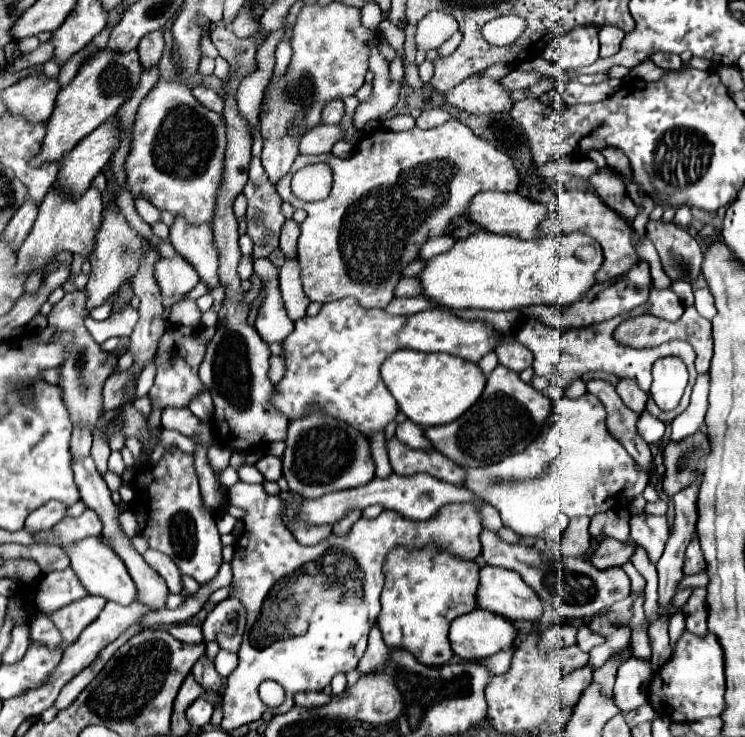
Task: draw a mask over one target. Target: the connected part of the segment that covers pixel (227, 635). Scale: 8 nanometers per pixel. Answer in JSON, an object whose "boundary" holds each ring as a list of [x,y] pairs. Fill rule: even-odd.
{"boundary":[[[235,597],[221,601],[203,623],[205,641],[217,641],[221,649],[239,651],[245,629],[245,607]]]}

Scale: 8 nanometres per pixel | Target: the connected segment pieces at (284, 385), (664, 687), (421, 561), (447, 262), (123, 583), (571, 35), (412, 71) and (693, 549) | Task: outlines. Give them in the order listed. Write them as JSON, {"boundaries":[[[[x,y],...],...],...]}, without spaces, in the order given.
{"boundaries":[[[[343,297],[325,303],[319,315],[303,317],[295,323],[293,333],[283,343],[287,373],[275,385],[273,405],[289,419],[297,419],[307,411],[309,403],[319,403],[327,415],[347,421],[369,437],[385,429],[399,411],[379,375],[383,361],[393,351],[443,351],[477,363],[497,347],[497,335],[499,331],[485,321],[467,321],[443,309],[395,317],[381,309],[363,309],[357,299]]],[[[683,633],[677,641],[675,655],[667,661],[649,683],[649,703],[661,717],[669,721],[699,721],[705,717],[719,717],[725,711],[725,675],[723,651],[711,633],[697,637]]],[[[399,547],[387,555],[383,565],[385,587],[381,591],[381,613],[377,617],[377,627],[383,633],[383,641],[387,647],[405,647],[423,665],[445,665],[453,655],[447,639],[451,619],[477,607],[477,563],[461,561],[441,549]]],[[[477,231],[465,239],[455,241],[455,245],[443,253],[433,257],[431,261],[427,261],[425,269],[417,275],[419,285],[421,285],[421,295],[427,297],[431,303],[447,307],[447,309],[489,309],[489,311],[511,311],[511,309],[523,309],[523,307],[531,307],[531,305],[569,305],[579,301],[587,289],[591,289],[597,281],[595,281],[595,271],[601,267],[603,259],[599,257],[599,243],[595,243],[591,237],[583,235],[583,233],[569,233],[569,235],[557,235],[557,237],[537,237],[531,241],[521,241],[517,237],[509,237],[509,235],[495,235],[495,233],[487,233],[487,231]]],[[[53,537],[53,539],[45,541],[45,543],[61,547],[67,553],[67,557],[71,559],[71,569],[77,573],[79,581],[83,583],[83,587],[91,595],[101,595],[107,601],[115,601],[115,603],[121,603],[121,605],[129,605],[137,597],[135,583],[129,577],[123,561],[119,559],[119,555],[115,551],[109,549],[109,545],[105,545],[101,541],[101,537],[85,537],[81,541],[73,541],[73,543],[67,543],[67,545],[63,545],[57,537]]],[[[577,27],[563,37],[557,37],[541,55],[563,69],[587,67],[599,59],[597,27]]],[[[408,24],[405,29],[405,43],[404,43],[404,70],[405,82],[409,83],[413,89],[419,89],[423,86],[420,79],[418,67],[415,64],[416,46],[415,46],[415,33],[417,26]]],[[[695,537],[695,539],[689,543],[689,547],[687,547],[683,573],[685,573],[685,575],[693,575],[693,573],[699,573],[699,571],[705,571],[705,557],[701,557],[701,547],[699,547],[699,541],[697,541],[697,537]]]]}

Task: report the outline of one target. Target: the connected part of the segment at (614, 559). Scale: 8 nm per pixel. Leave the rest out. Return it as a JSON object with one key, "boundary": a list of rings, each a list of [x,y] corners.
{"boundary":[[[603,537],[603,539],[599,539],[599,543],[593,551],[591,563],[597,569],[607,569],[607,567],[613,567],[613,565],[623,565],[625,561],[629,561],[631,555],[633,555],[631,545],[621,543],[617,539],[611,539],[611,537]]]}

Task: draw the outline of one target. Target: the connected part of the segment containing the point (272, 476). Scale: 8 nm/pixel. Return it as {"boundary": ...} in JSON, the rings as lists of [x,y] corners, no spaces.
{"boundary":[[[265,455],[261,457],[255,467],[261,471],[261,475],[267,479],[267,481],[277,481],[281,477],[281,459],[273,457],[273,455]]]}

